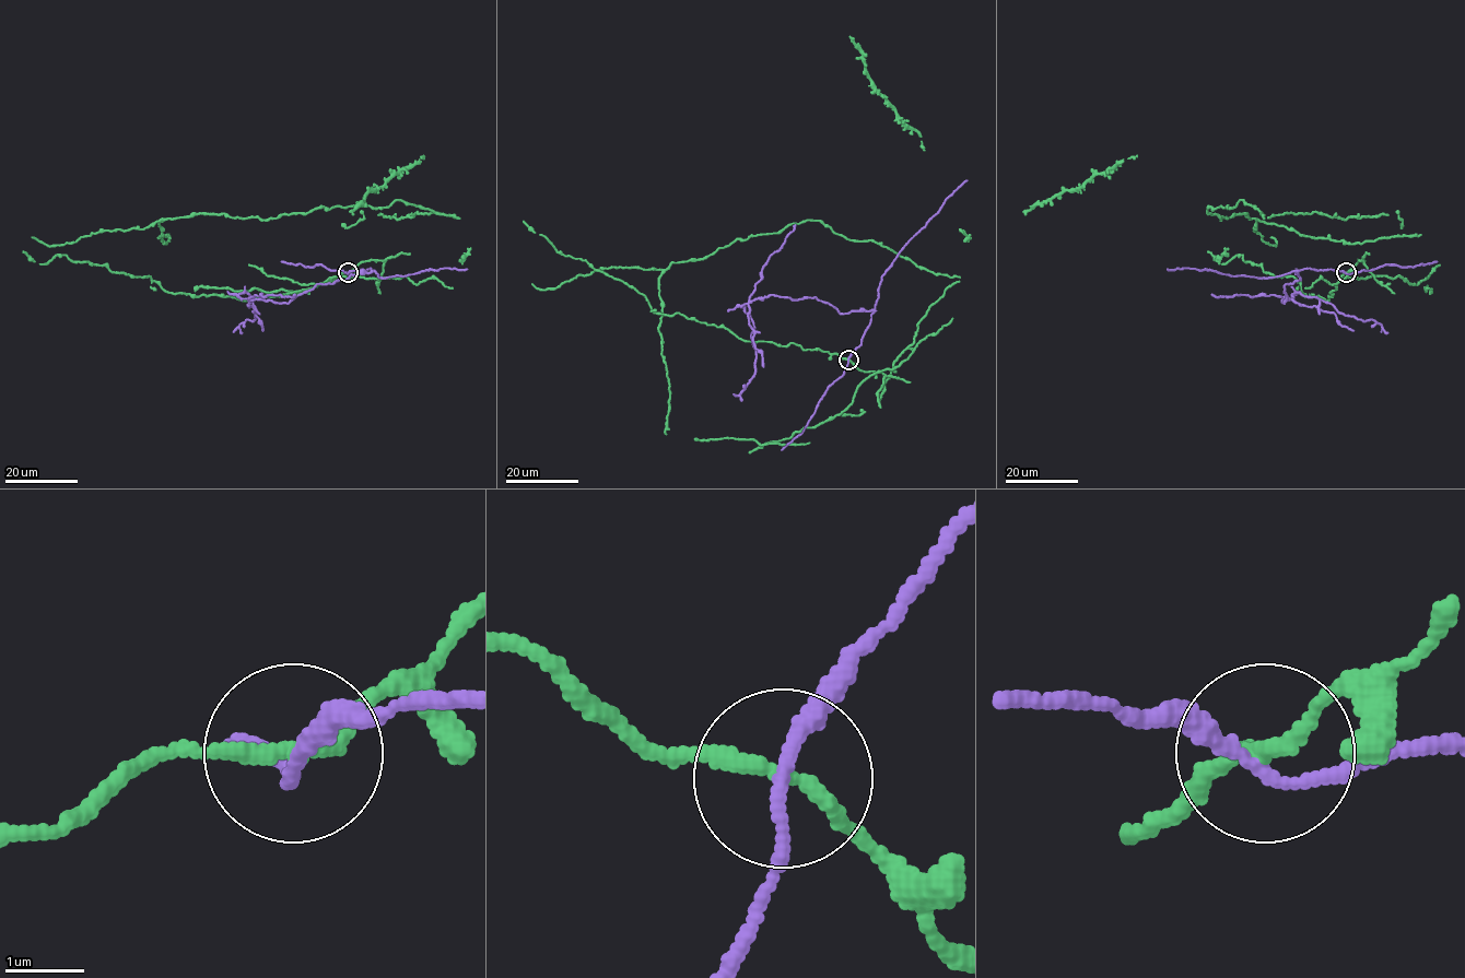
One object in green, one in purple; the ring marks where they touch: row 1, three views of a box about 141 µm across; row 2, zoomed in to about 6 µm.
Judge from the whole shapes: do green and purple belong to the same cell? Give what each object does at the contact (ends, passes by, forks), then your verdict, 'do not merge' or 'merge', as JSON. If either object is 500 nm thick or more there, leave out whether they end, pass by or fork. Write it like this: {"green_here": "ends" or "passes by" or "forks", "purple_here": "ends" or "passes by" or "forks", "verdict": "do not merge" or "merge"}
{"green_here": "passes by", "purple_here": "passes by", "verdict": "do not merge"}

